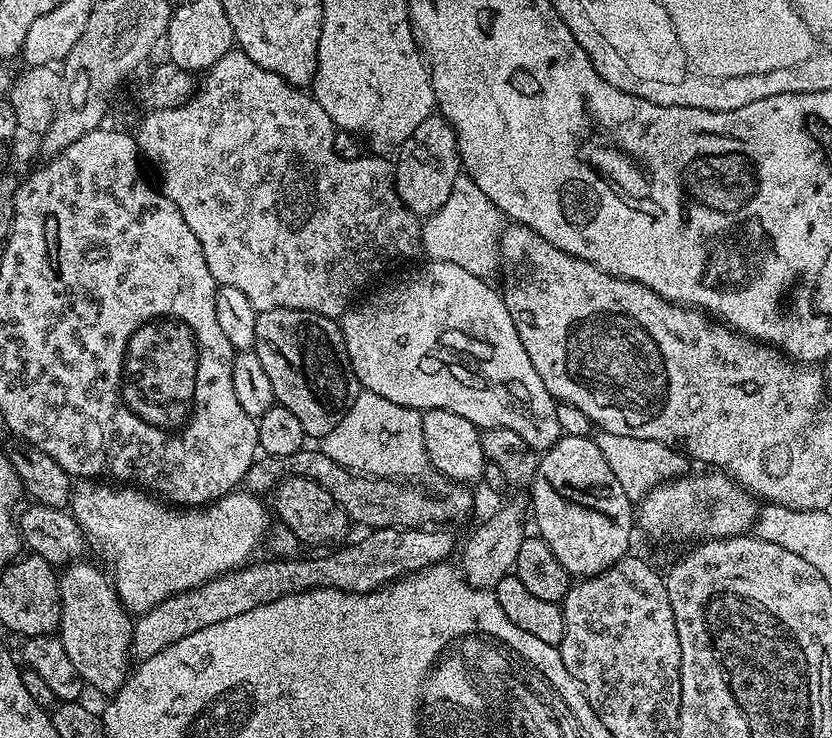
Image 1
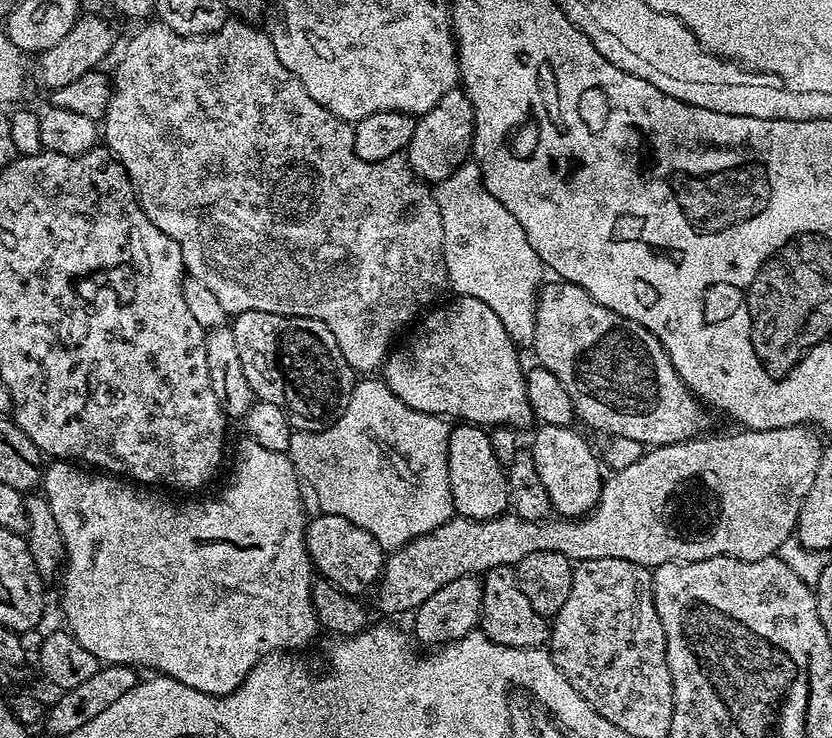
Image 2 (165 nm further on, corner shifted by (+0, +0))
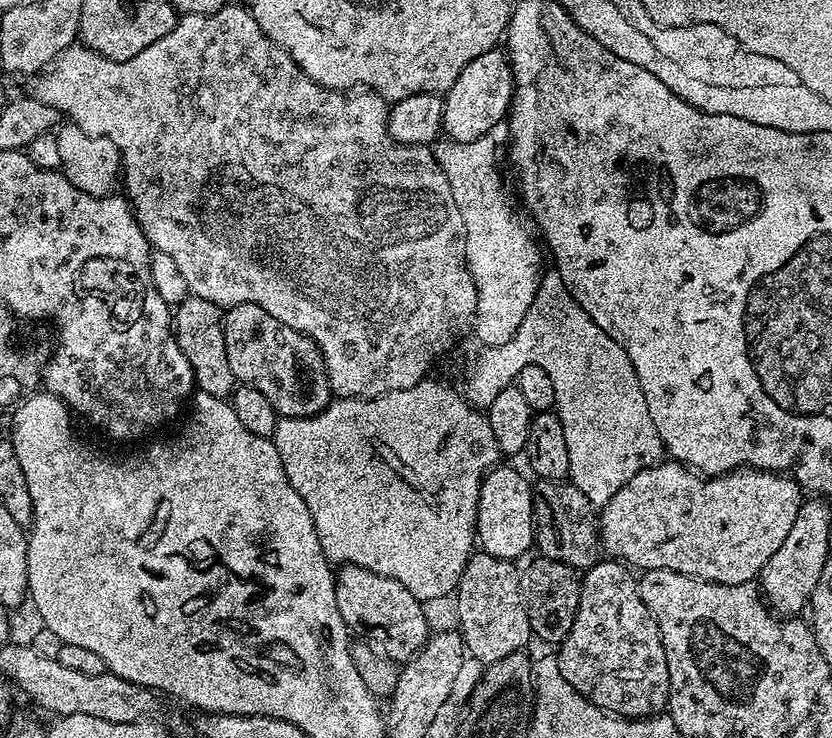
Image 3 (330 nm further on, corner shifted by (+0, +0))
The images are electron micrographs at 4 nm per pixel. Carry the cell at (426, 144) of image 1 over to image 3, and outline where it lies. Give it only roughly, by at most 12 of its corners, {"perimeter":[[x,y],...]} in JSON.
{"perimeter":[[478,54],[443,93],[443,135],[474,142],[501,127],[512,63]]}

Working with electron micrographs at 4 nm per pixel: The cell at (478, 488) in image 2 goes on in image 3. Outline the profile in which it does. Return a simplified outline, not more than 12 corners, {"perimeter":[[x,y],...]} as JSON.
{"perimeter":[[497,466],[478,494],[476,538],[513,562],[534,548],[532,489]]}

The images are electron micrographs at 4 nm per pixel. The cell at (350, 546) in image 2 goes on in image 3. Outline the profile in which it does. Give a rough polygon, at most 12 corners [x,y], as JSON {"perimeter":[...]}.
{"perimeter":[[364,568],[335,573],[338,614],[407,662],[430,635],[425,605]]}

